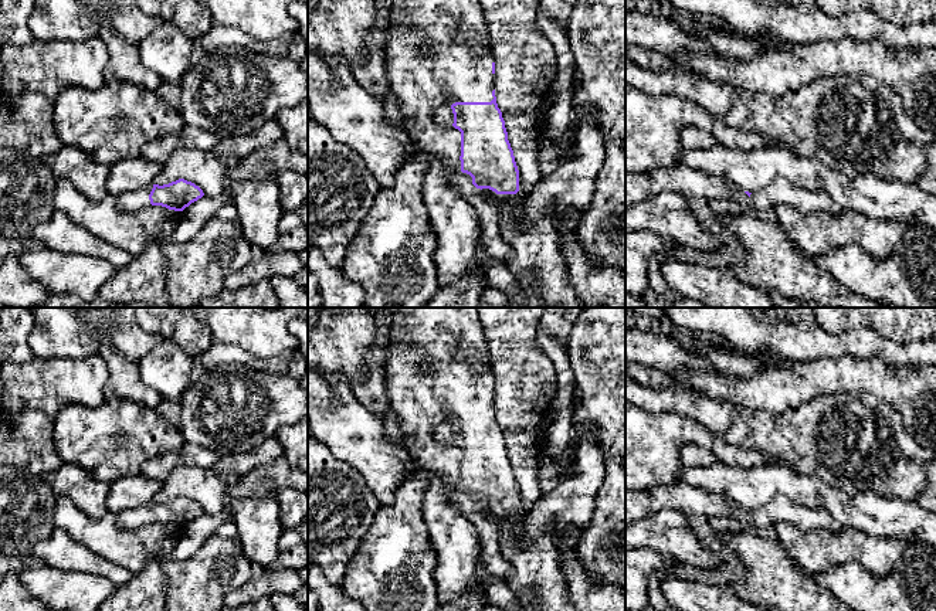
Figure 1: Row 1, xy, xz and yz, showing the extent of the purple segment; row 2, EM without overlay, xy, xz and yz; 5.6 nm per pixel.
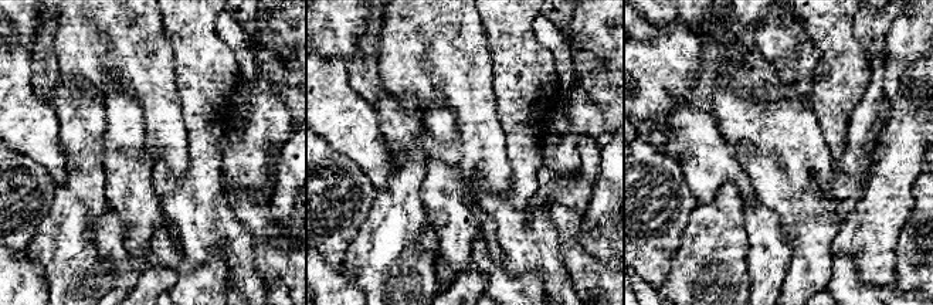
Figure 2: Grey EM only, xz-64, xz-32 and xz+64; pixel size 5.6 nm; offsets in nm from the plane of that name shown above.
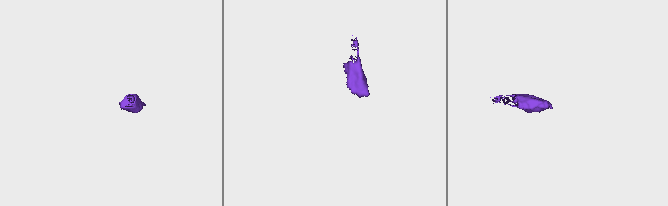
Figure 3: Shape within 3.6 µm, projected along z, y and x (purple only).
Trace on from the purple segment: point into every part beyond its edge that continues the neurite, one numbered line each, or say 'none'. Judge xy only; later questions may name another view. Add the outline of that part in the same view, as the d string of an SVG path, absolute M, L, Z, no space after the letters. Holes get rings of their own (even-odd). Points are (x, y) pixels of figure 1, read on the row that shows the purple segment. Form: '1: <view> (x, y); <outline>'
1: xy (132, 200); M153 183L136 190L129 190L116 197L116 207L123 213L135 213L150 207L149 194L153 189Z

